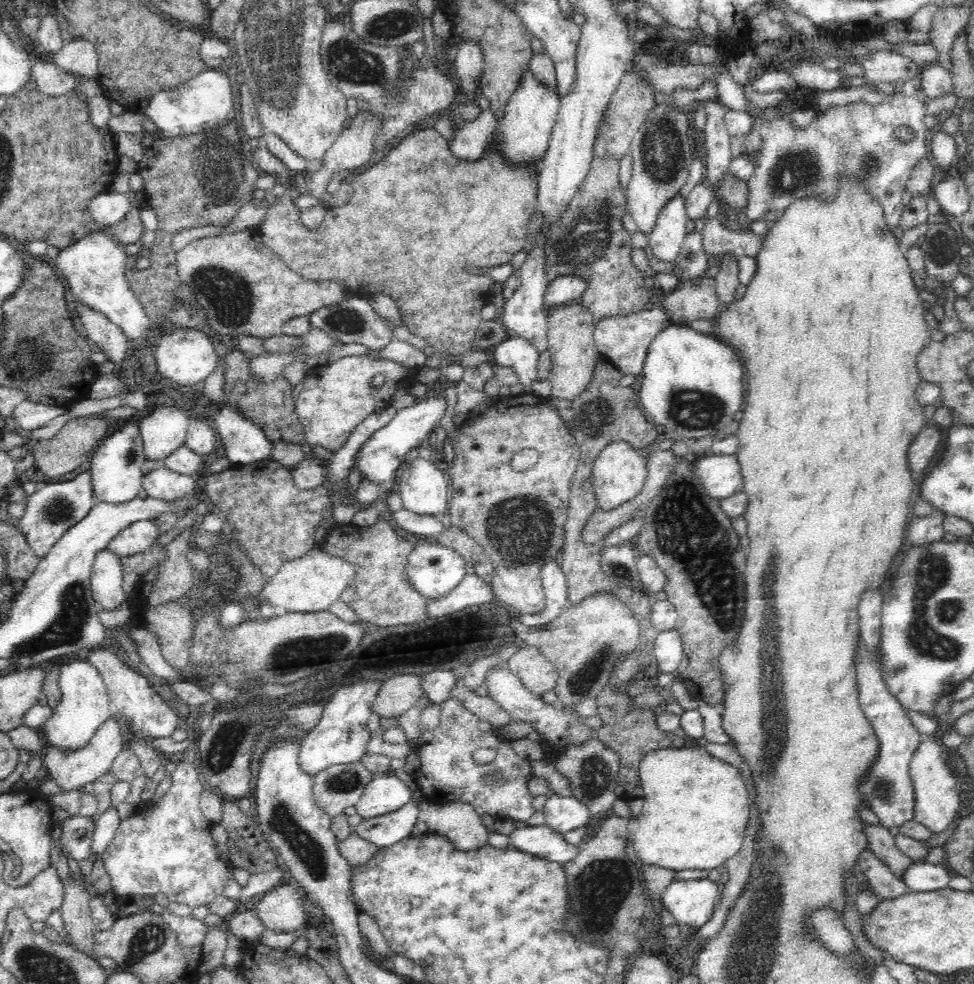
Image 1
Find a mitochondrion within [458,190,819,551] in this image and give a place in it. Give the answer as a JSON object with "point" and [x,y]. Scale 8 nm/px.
{"point":[585,241]}

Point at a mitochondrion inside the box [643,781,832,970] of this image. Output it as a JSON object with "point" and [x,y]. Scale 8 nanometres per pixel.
{"point":[776,853]}

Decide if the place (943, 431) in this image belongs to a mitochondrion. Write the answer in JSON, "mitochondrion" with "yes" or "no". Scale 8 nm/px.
{"mitochondrion":"no"}

